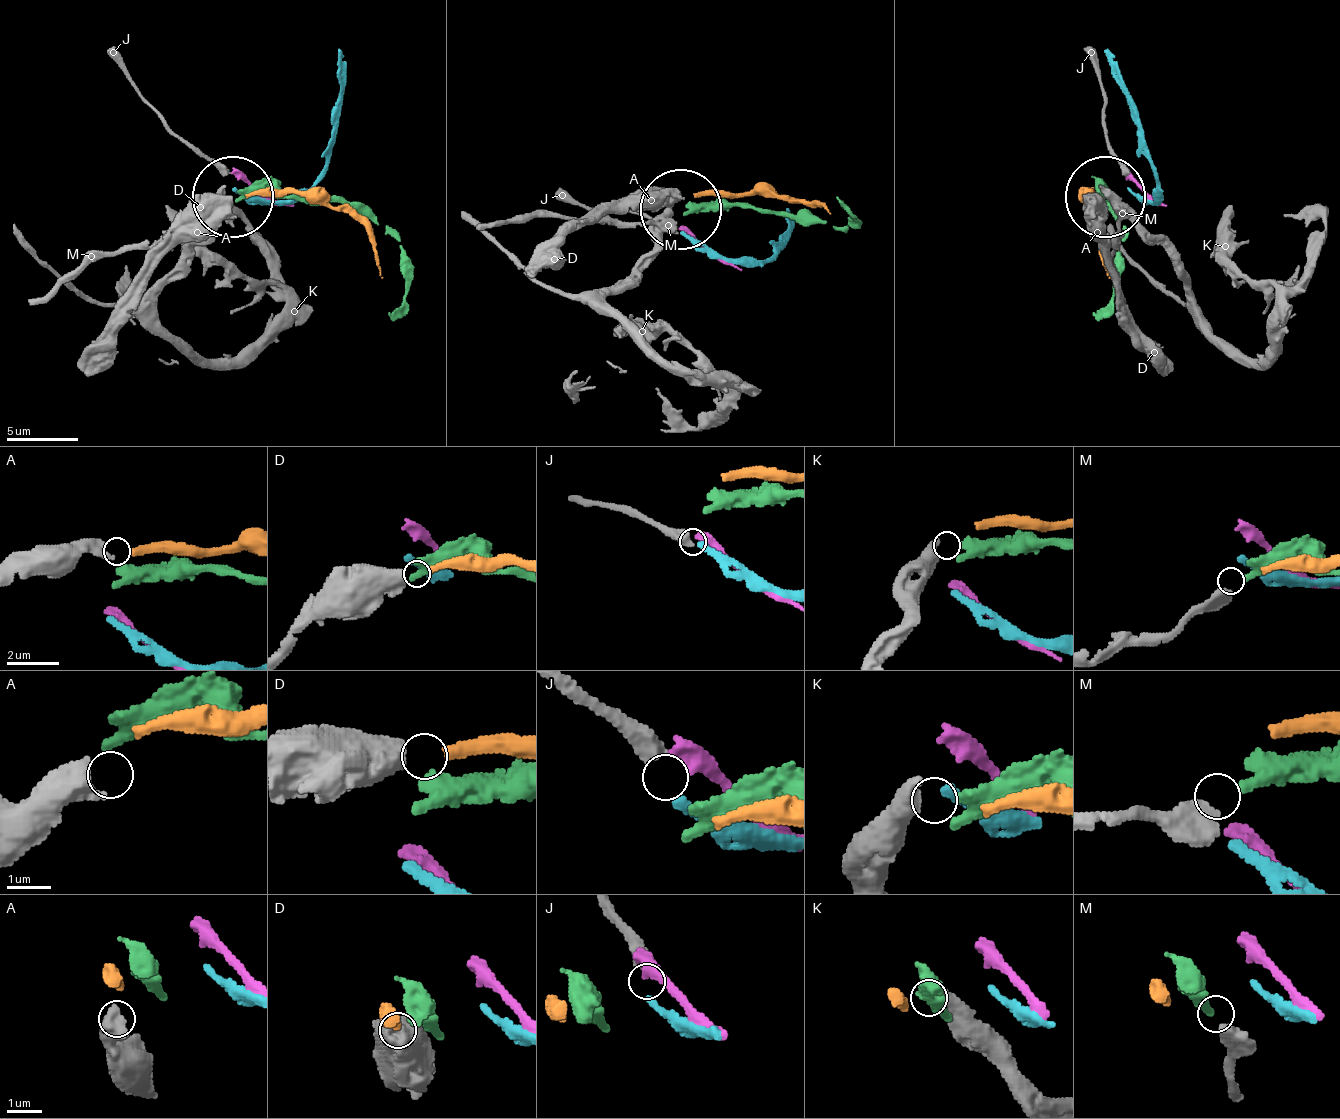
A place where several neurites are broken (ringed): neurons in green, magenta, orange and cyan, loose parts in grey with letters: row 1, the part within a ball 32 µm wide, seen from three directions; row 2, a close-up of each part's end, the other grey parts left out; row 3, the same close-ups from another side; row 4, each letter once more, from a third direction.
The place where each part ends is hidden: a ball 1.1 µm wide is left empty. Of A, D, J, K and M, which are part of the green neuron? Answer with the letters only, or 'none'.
M

